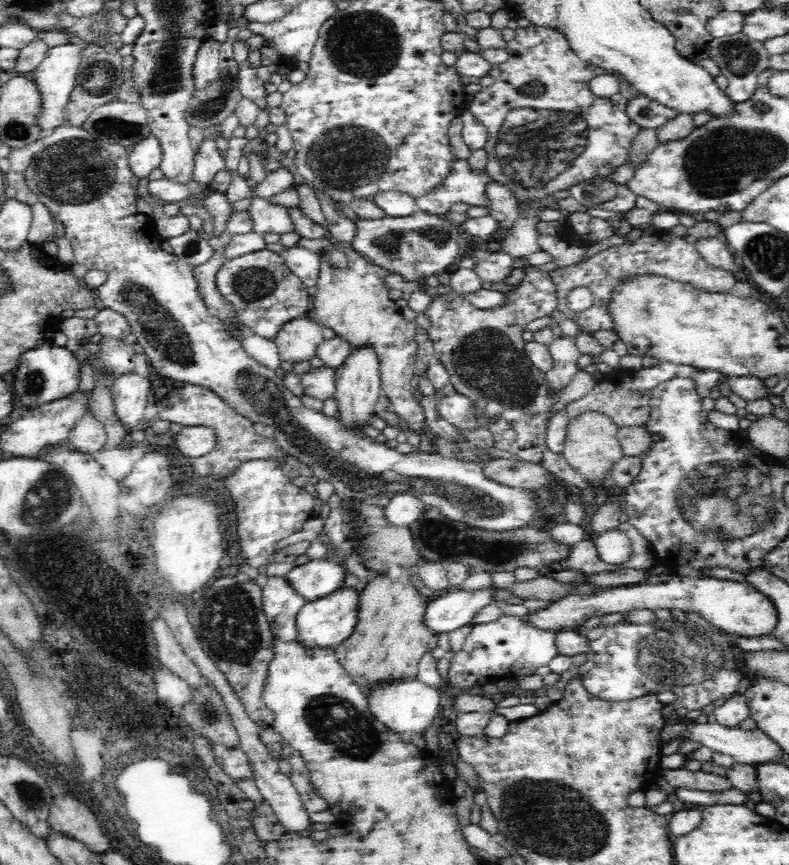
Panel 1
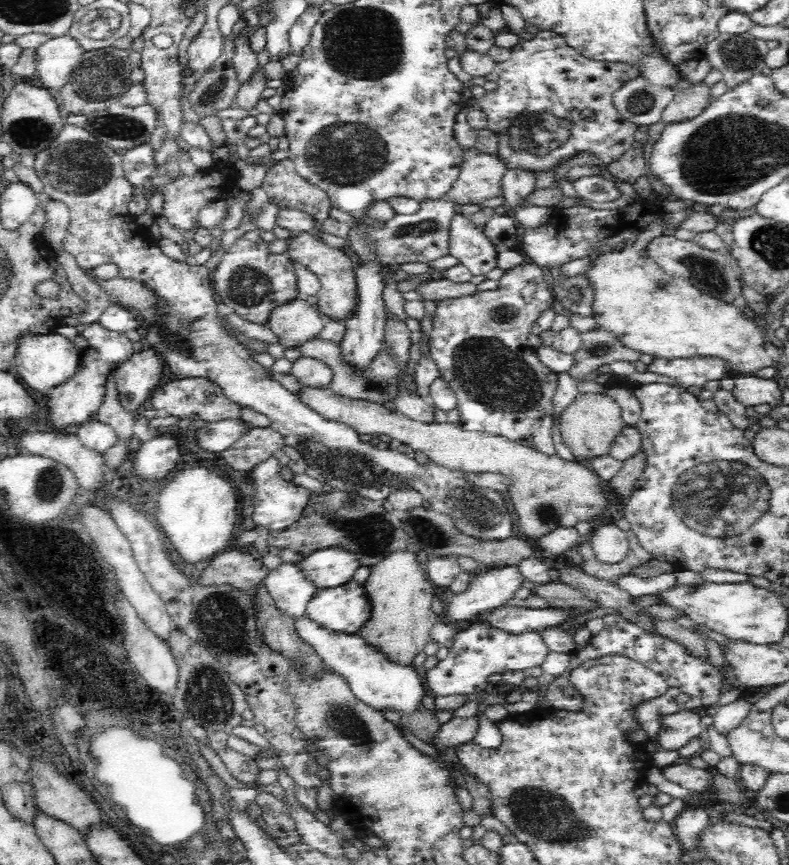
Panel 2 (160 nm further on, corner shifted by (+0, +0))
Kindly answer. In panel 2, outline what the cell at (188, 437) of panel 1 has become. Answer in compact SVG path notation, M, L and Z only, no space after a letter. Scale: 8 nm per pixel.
M219 420L218 422L207 423L206 426L198 428L197 441L198 445L204 451L222 452L226 451L232 443L238 440L240 434L244 432L243 425L246 429L252 429L253 426L239 420Z

